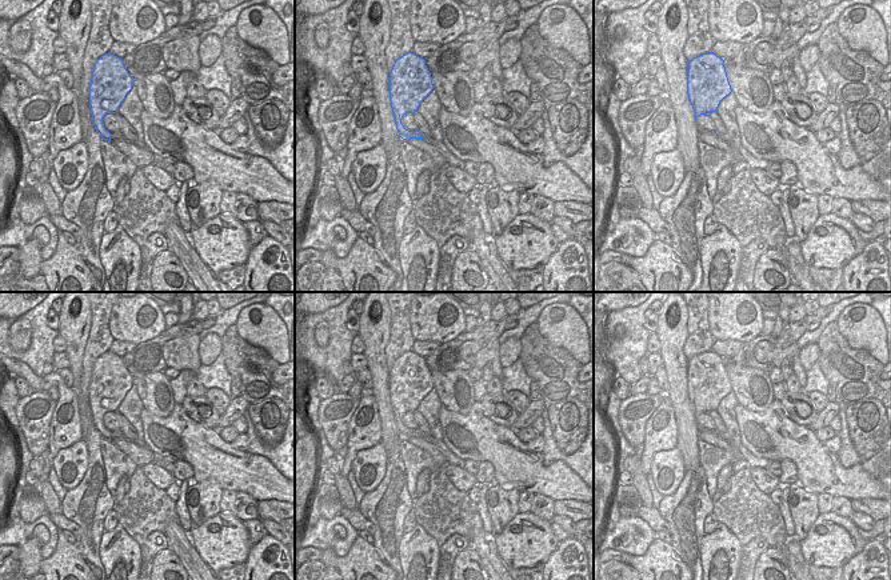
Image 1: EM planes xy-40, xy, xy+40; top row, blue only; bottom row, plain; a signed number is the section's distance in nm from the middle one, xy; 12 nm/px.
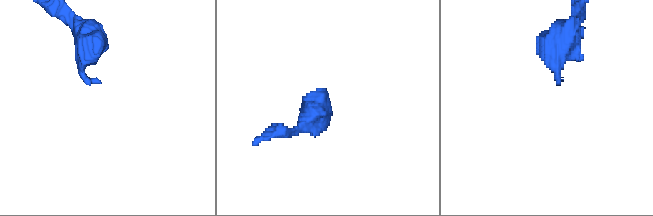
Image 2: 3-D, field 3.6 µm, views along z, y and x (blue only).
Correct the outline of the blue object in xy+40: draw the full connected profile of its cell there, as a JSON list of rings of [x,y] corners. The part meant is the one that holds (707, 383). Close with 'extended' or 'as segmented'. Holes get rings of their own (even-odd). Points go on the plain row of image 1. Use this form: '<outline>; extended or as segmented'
[[[714,351],[703,352],[687,361],[687,392],[695,419],[716,411],[720,400],[732,391],[724,359]]]; as segmented

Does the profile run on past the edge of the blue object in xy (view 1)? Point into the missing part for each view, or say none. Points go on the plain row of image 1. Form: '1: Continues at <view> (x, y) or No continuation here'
1: No continuation here

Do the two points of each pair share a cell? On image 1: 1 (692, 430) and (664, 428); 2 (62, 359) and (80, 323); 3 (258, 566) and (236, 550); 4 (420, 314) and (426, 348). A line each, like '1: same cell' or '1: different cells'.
1: different cells
2: different cells
3: different cells
4: different cells

